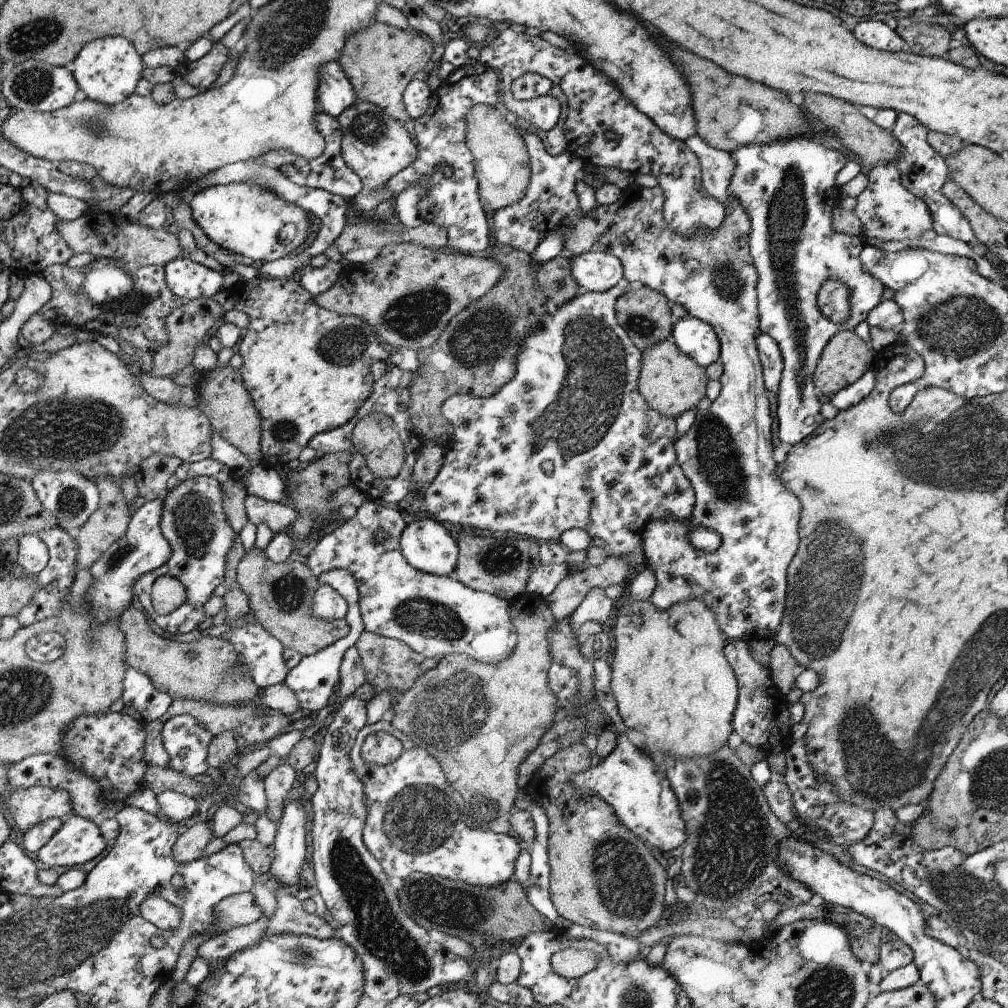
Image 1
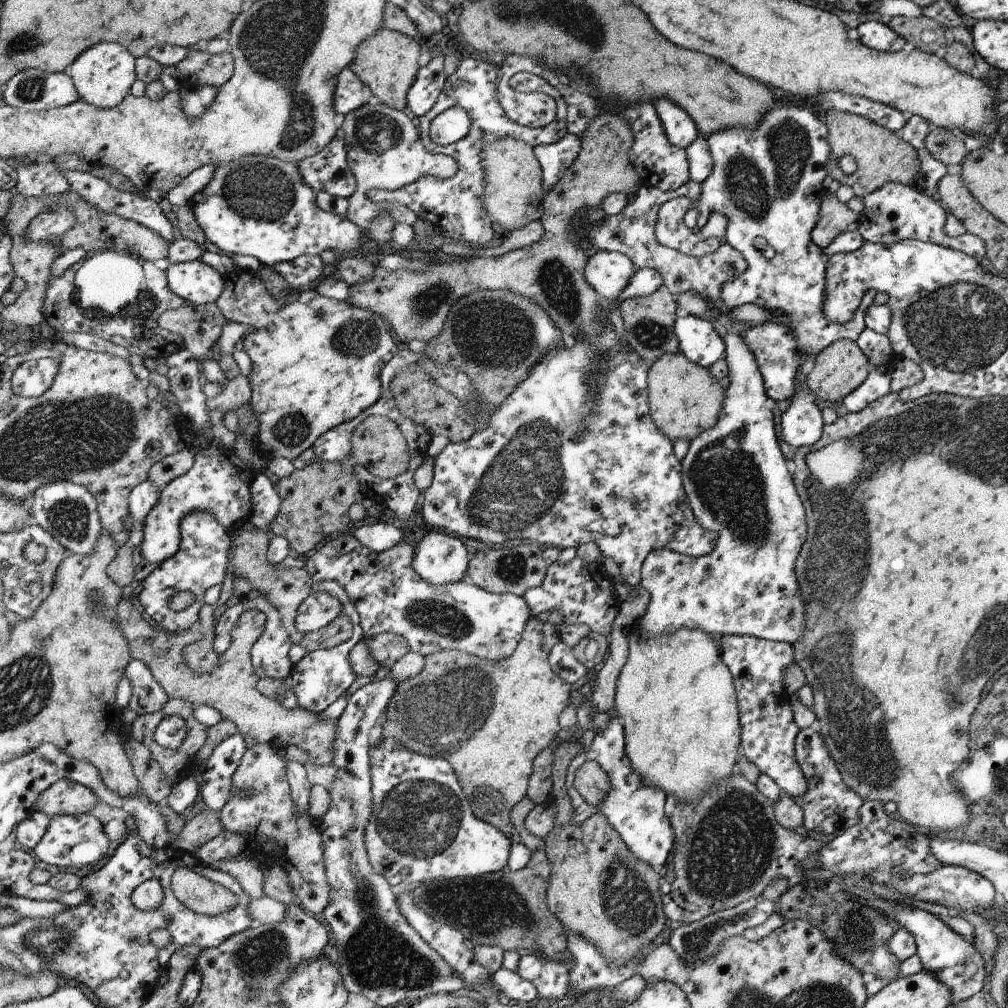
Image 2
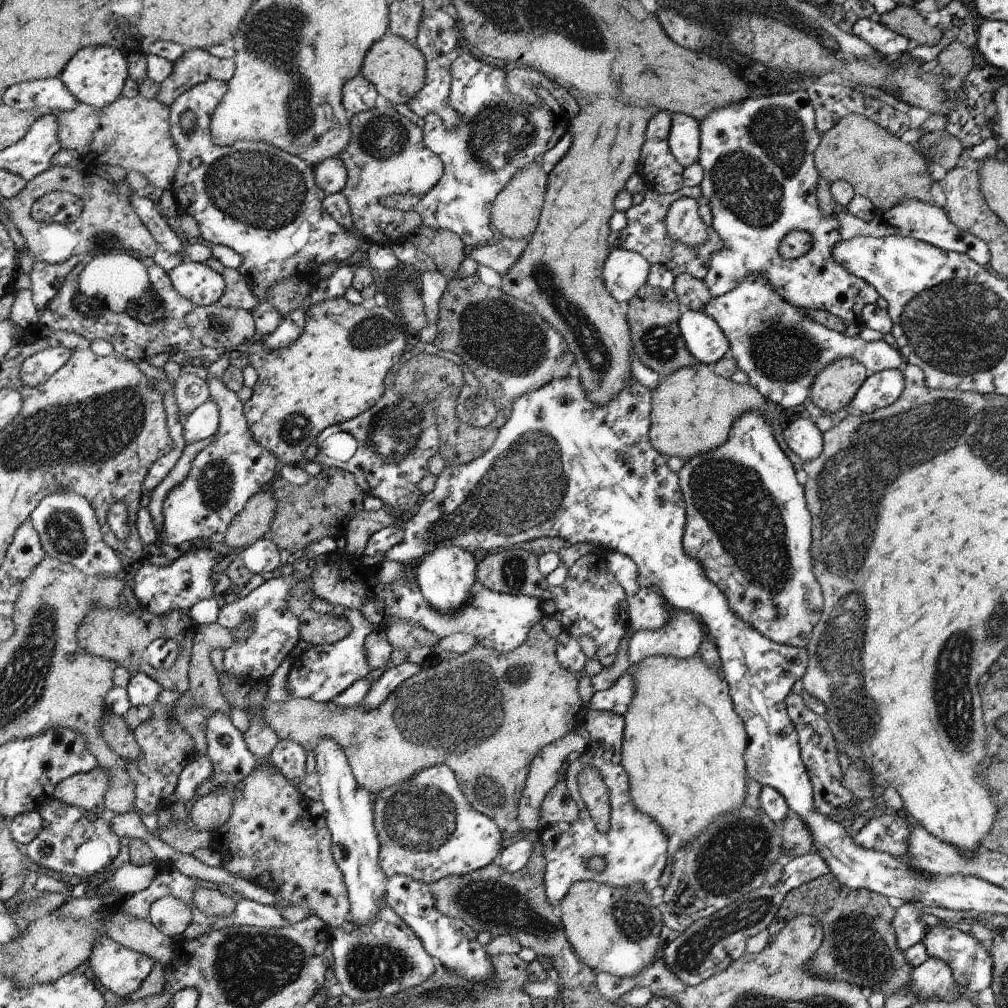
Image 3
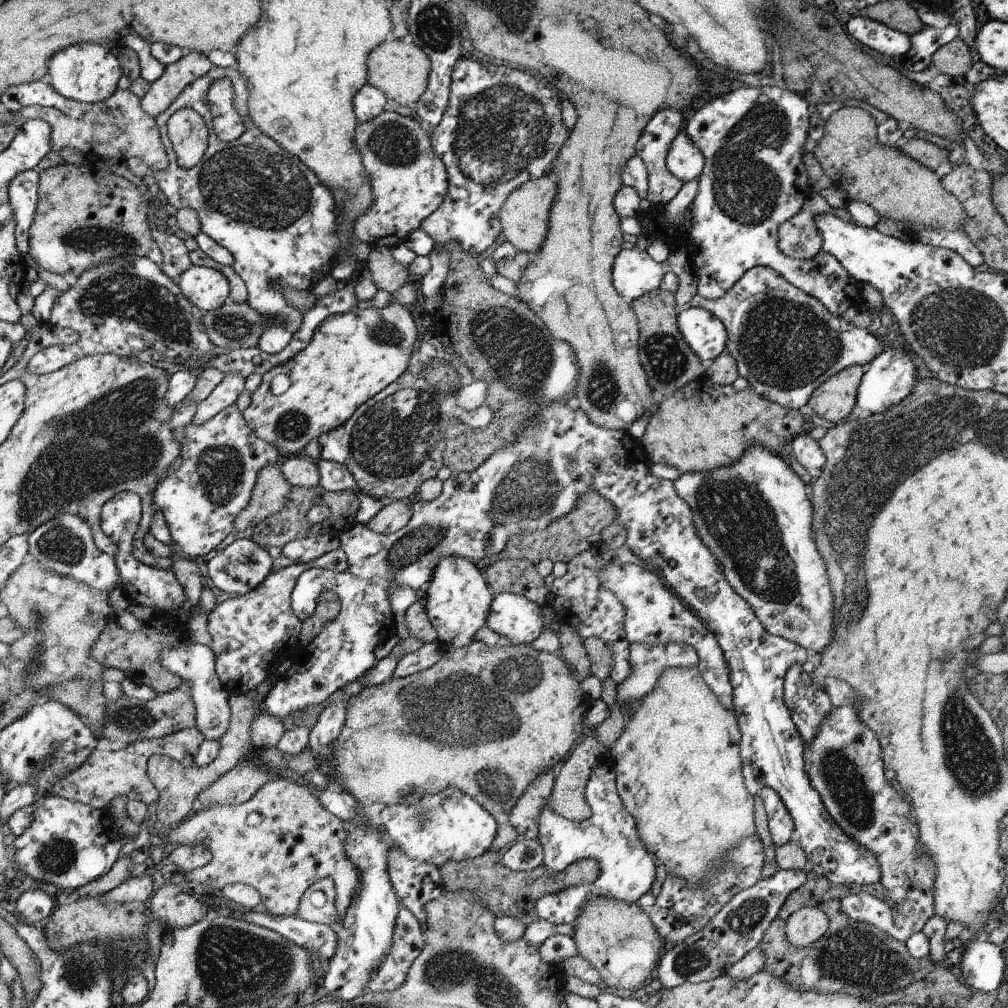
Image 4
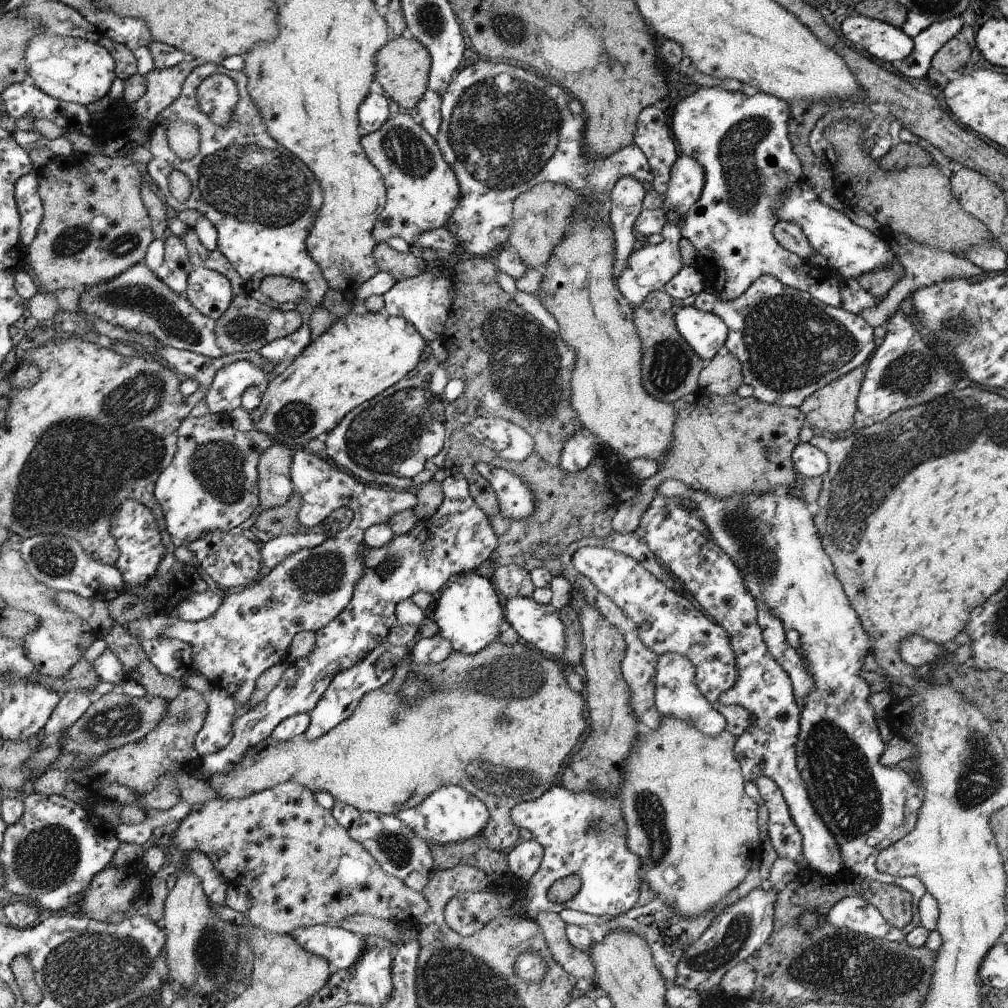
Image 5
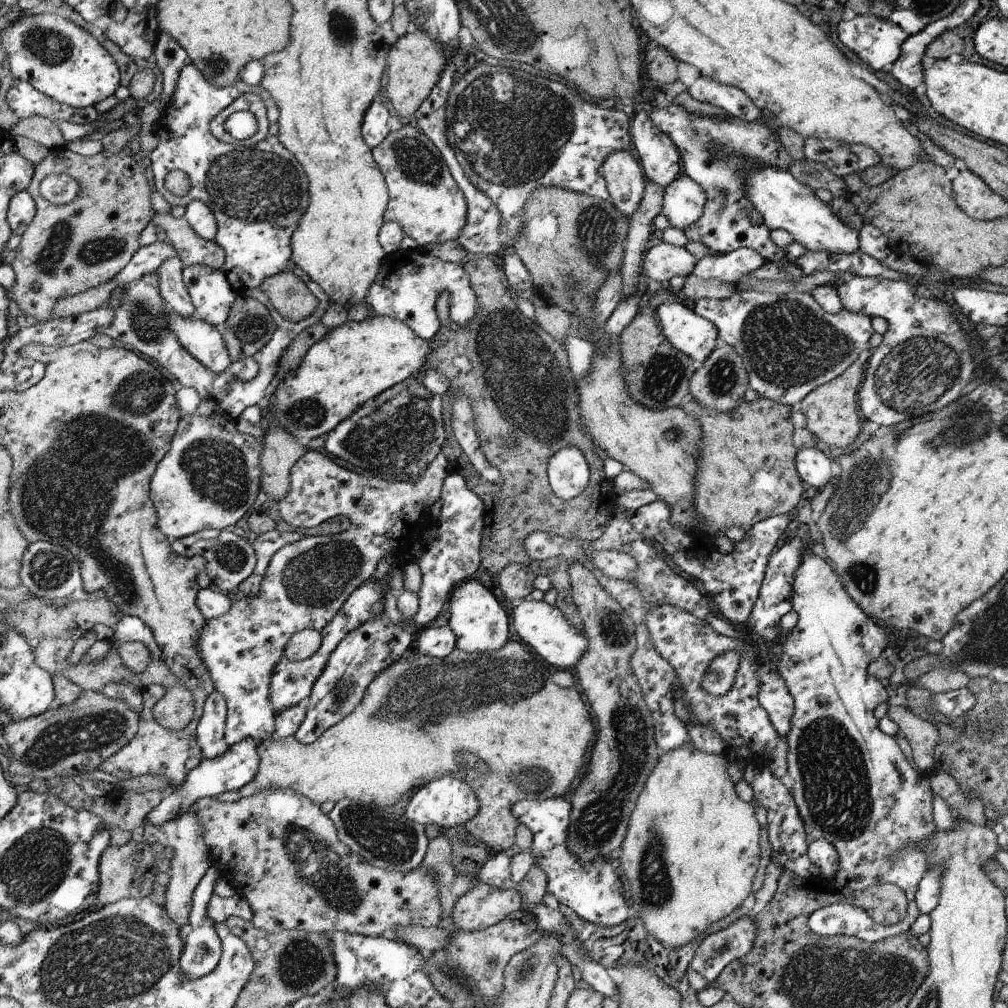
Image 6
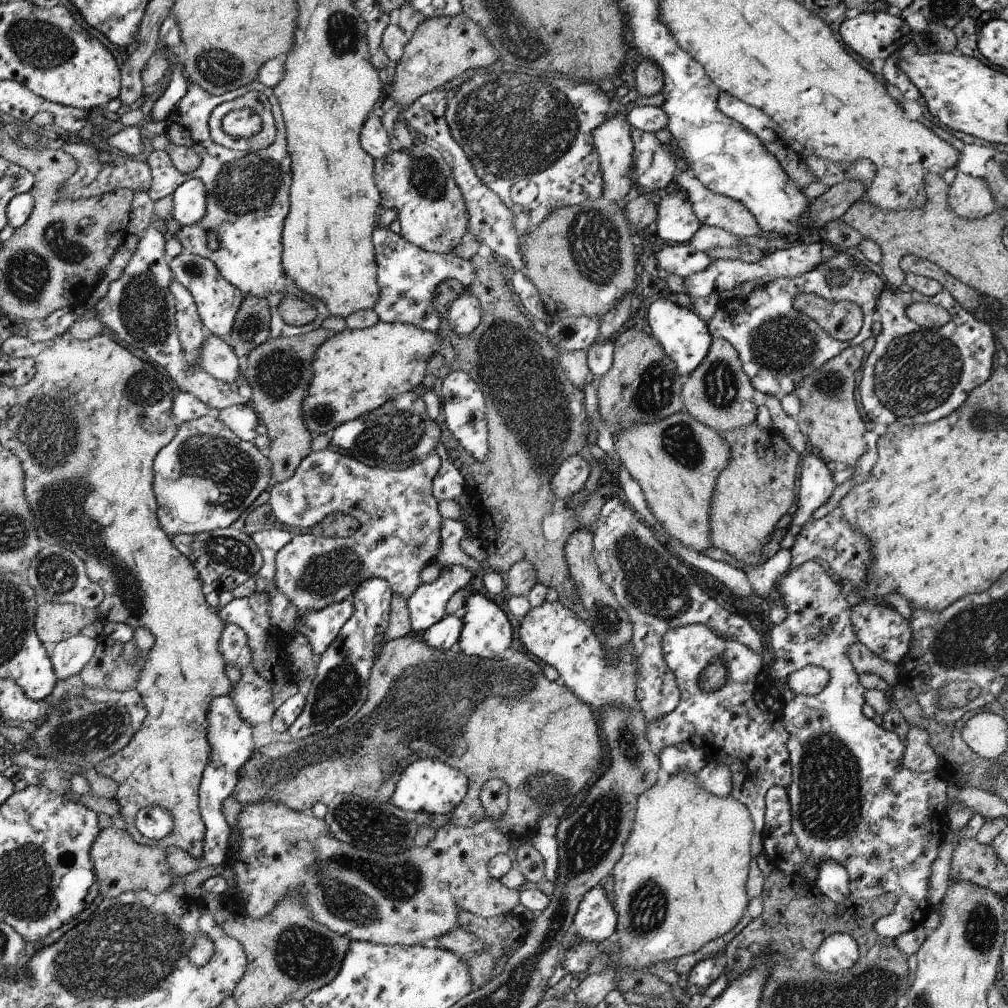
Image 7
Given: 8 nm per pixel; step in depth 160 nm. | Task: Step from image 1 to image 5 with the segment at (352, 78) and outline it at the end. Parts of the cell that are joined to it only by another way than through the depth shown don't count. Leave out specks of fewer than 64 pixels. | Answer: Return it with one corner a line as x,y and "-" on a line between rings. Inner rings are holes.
404,35
395,37
377,52
377,88
386,96
393,99
402,111
414,108
424,98
423,94
429,84
431,69
431,54
429,49
414,37

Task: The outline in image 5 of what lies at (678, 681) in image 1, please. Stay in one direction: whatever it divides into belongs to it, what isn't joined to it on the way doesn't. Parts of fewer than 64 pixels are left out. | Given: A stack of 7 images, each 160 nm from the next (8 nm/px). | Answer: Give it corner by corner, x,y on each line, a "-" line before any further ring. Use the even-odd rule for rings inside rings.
661,715
658,728
653,733
646,729
640,730
640,734
633,744
633,751
629,754
629,759
625,764
625,773
619,786
619,792
628,828
627,844
630,850
636,853
643,862
646,860
646,864
643,864
641,868
642,876
646,876
644,880
645,887
652,888
652,892
656,892
656,896
660,894
660,898
664,896
666,902
678,904
678,908
682,908
682,916
700,916
702,912
712,908
716,902
729,895
730,891
733,891
738,884
743,882
749,870
754,866
757,867
761,858
760,832
758,832
758,822
756,822
758,806
744,792
744,778
742,778
740,763
735,755
736,744
737,738
726,730
718,734
718,736
710,736
703,733
692,721

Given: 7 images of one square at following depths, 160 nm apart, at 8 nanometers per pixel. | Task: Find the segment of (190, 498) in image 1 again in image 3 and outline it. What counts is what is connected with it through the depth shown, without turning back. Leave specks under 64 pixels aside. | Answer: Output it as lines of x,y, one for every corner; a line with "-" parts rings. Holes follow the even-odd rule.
198,542
188,554
182,554
164,568
142,563
135,573
132,591
140,607
151,614
168,614
174,610
187,612
194,604
215,596
212,568
217,565
216,562
218,554
215,554
209,546

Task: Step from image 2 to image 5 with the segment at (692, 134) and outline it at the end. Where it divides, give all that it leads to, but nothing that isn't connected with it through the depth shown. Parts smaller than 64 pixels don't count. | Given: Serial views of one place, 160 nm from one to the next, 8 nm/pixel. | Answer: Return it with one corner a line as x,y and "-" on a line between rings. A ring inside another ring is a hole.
683,152
673,164
669,190
663,198
664,207
678,211
681,216
701,198
705,188
705,168
692,155

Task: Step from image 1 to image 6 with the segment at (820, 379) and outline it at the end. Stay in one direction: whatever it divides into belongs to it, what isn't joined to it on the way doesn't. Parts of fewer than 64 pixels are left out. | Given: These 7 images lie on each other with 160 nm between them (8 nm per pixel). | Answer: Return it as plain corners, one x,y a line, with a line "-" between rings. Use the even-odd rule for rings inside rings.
870,354
862,355
840,377
823,384
801,400
801,412
806,417
807,429
829,446
844,448
850,442
854,442
858,432
860,432
860,416
858,416
858,406
856,406
856,394
860,390
862,376
865,376
864,364
868,358
870,358

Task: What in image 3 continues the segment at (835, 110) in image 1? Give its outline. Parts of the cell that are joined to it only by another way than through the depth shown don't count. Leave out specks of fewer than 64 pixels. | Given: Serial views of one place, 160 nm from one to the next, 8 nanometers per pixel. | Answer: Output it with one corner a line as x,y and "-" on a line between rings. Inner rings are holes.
848,113
831,130
821,135
821,144
814,150
817,172
831,184
838,180
848,182
857,195
868,198
876,211
890,210
902,200
920,200
932,203
930,190
934,180
930,177
929,164
915,146
902,141
888,130
881,128
869,117

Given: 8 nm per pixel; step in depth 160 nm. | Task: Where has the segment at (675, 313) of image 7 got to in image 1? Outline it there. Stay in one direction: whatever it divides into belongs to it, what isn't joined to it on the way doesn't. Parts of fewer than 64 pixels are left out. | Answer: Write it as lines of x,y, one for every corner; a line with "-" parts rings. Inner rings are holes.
686,314
673,325
672,335
677,347
704,368
721,358
720,337
706,321

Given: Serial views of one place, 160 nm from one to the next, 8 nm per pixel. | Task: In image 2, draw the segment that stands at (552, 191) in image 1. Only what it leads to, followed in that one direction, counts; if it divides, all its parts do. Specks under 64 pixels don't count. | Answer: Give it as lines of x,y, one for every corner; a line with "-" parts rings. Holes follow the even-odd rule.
567,132
557,143
534,148
544,173
541,177
543,194
553,190
565,176
581,149
581,140

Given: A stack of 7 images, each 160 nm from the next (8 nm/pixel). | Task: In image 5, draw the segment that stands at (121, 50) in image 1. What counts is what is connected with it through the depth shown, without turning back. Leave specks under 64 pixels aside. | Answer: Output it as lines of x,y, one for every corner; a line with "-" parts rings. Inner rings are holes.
51,31
37,36
30,43
29,69
31,81
38,84
44,92
55,99
88,106
108,94
114,78
114,60
110,51
99,42
88,42
78,37
63,37

